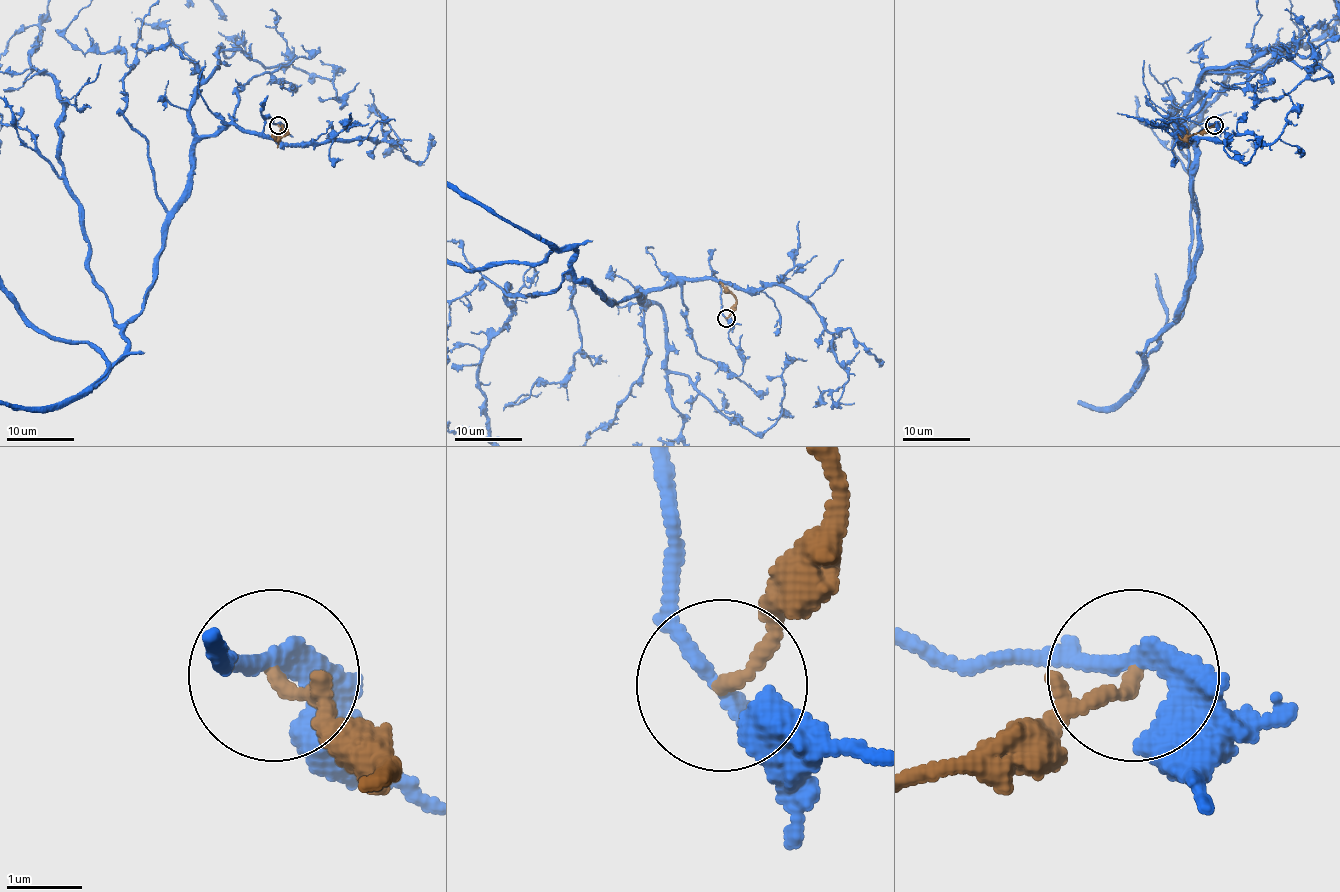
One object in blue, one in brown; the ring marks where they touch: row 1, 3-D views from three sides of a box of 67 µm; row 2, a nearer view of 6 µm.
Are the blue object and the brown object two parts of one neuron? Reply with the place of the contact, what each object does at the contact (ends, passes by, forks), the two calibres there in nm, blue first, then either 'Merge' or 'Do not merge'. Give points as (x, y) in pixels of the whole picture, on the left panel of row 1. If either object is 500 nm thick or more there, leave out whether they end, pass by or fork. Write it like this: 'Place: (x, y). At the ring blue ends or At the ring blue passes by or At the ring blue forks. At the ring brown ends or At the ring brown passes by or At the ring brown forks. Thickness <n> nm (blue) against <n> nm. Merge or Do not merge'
Place: (278, 125). At the ring blue passes by. At the ring brown ends. Thickness 200 nm (blue) against 200 nm. Do not merge

